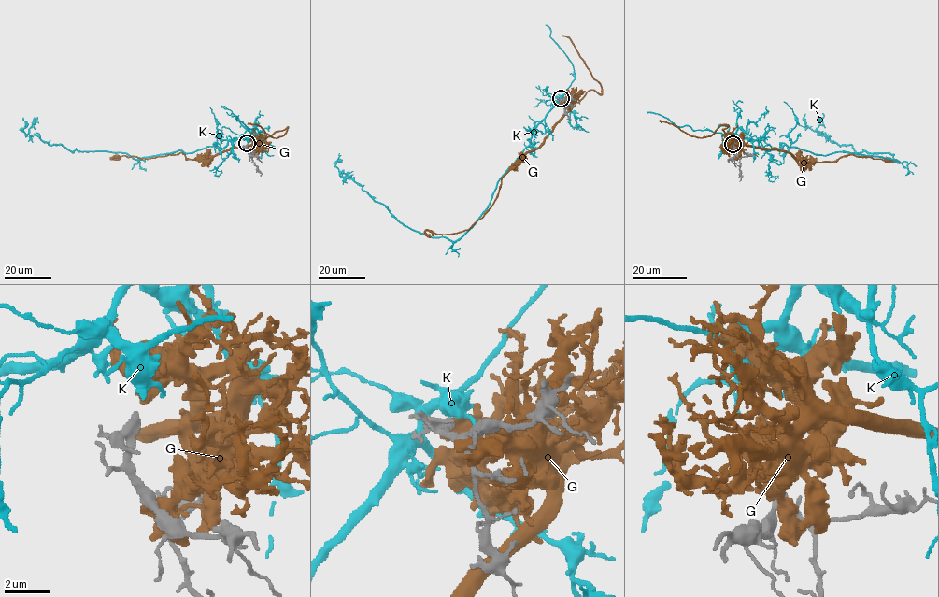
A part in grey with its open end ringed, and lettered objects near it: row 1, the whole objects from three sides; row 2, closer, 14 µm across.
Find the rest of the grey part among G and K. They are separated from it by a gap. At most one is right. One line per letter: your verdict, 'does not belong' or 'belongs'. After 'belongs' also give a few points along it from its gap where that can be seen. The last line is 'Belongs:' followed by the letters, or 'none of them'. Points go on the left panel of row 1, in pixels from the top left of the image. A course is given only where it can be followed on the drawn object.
G: does not belong
K: belongs; it runs (248, 141), (244, 135), (221, 149), (216, 144), (135, 159), (127, 153), (49, 145), (25, 135), (22, 118)
Belongs: K

